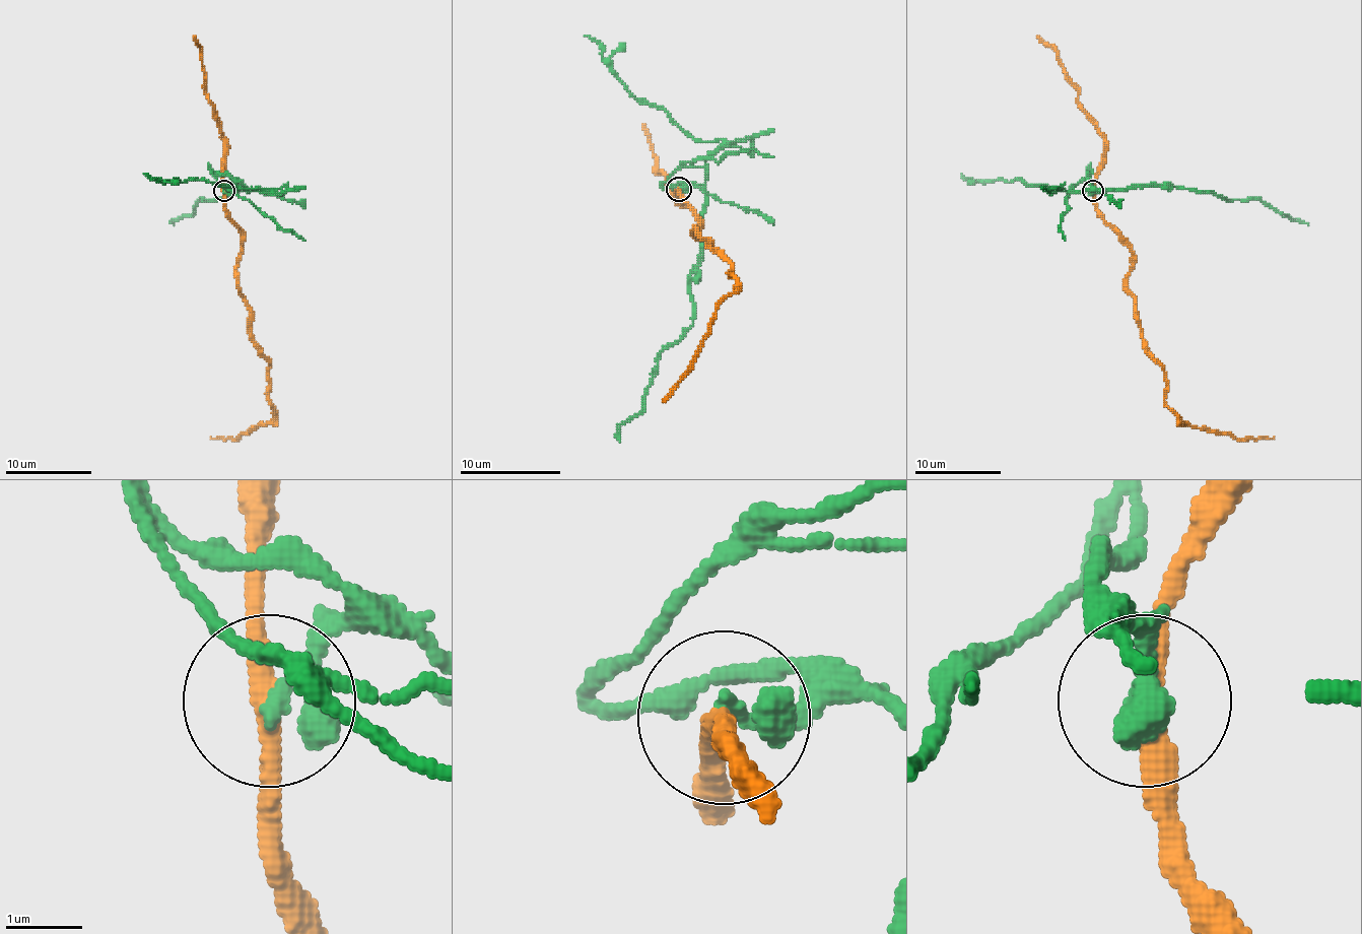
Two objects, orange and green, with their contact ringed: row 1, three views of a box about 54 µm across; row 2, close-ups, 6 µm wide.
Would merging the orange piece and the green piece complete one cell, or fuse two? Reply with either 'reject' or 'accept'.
reject

